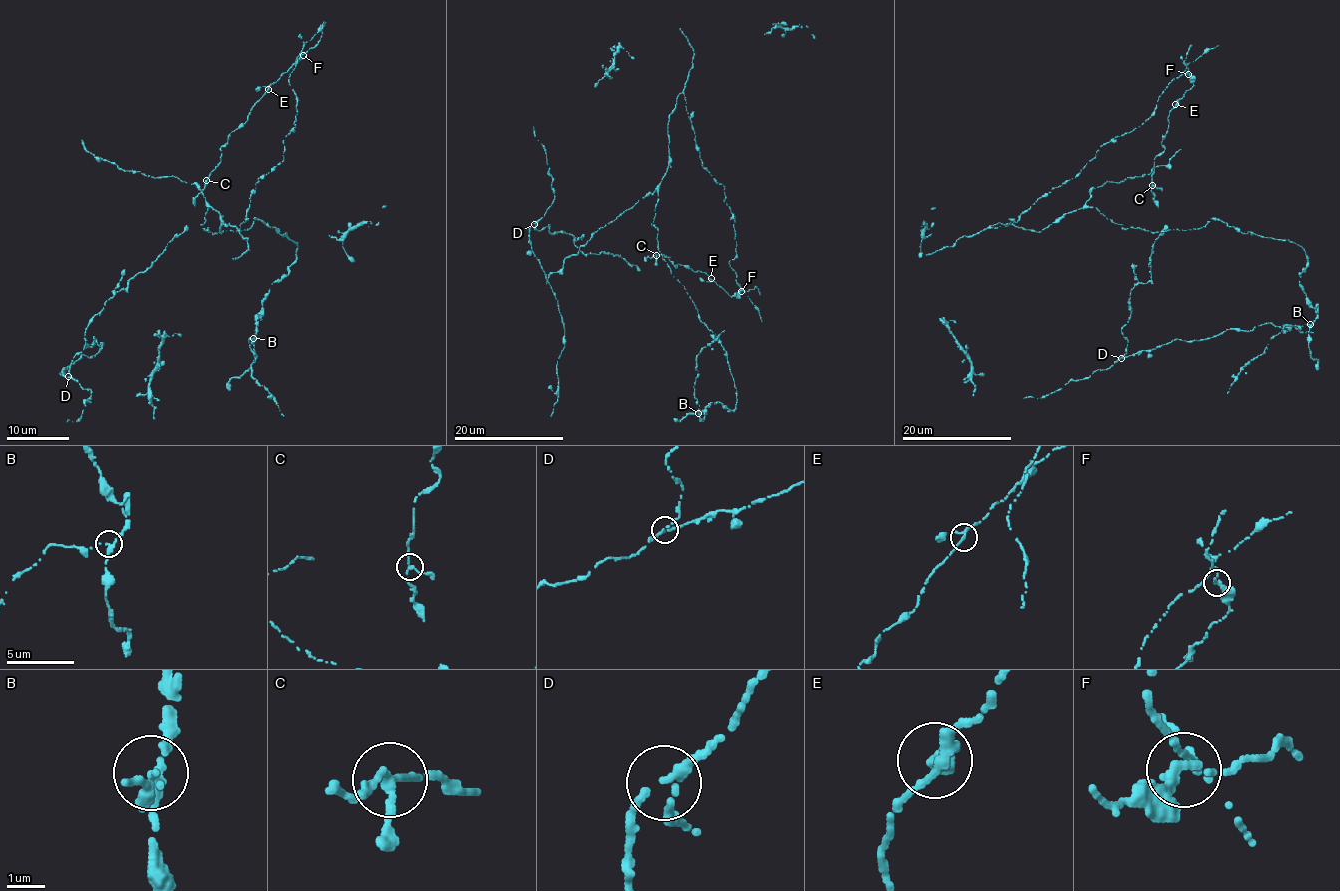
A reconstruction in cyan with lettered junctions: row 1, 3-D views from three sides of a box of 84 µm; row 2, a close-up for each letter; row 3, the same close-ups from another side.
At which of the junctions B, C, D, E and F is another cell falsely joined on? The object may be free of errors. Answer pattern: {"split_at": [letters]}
{"split_at": ["B"]}

